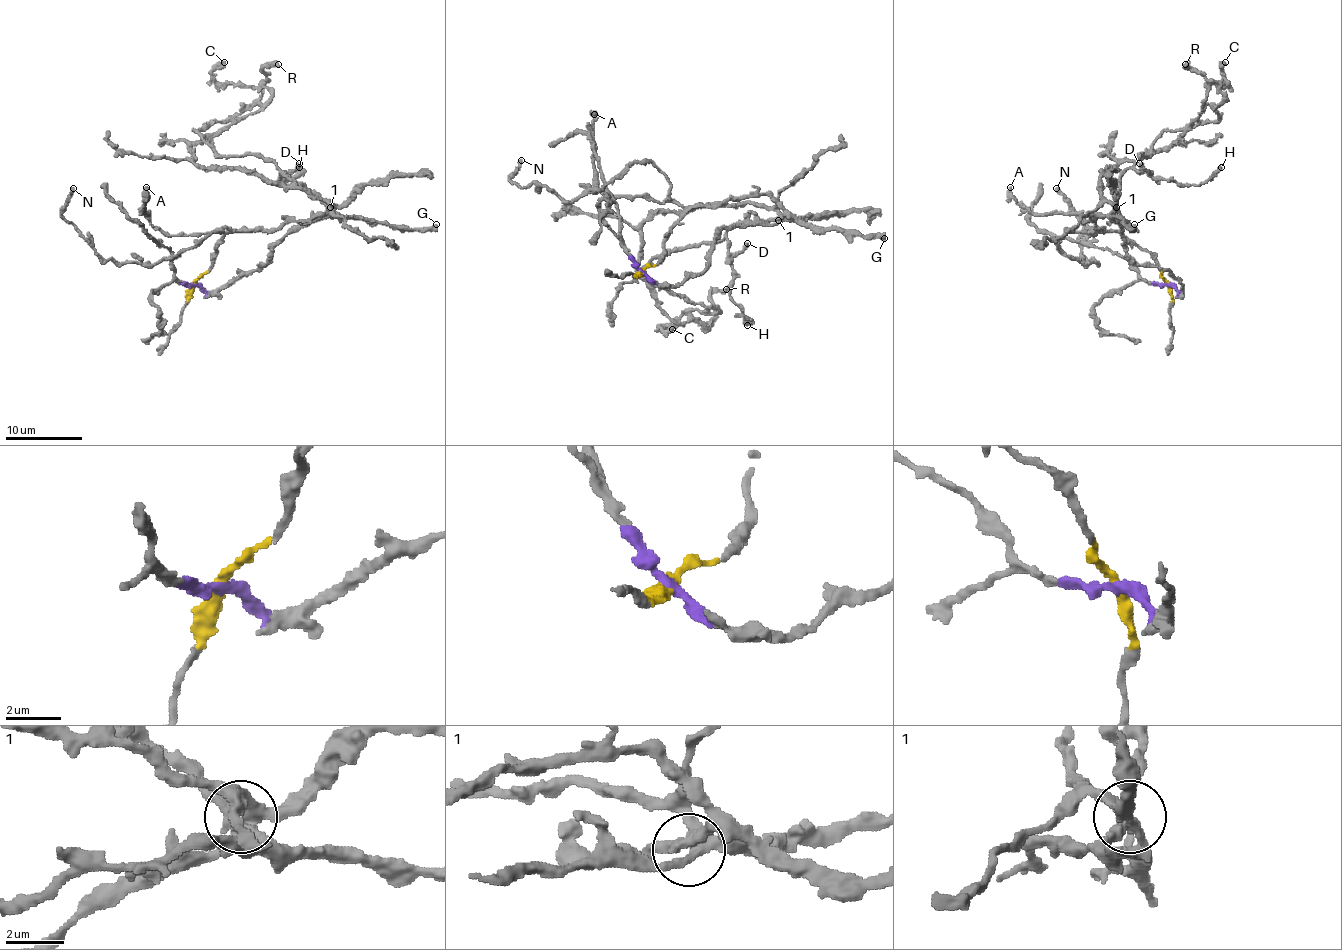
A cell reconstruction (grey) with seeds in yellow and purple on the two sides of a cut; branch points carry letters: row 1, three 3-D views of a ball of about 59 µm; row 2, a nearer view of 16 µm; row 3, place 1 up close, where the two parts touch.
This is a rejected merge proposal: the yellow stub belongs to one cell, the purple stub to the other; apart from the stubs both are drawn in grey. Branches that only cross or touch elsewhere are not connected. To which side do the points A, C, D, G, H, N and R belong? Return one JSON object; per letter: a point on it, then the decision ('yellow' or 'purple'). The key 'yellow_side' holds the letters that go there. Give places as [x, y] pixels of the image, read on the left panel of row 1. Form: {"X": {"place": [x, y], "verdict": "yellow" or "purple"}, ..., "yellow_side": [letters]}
{"A": {"place": [146, 187], "verdict": "yellow"}, "C": {"place": [224, 62], "verdict": "purple"}, "D": {"place": [299, 163], "verdict": "yellow"}, "G": {"place": [436, 224], "verdict": "yellow"}, "H": {"place": [299, 167], "verdict": "yellow"}, "N": {"place": [73, 188], "verdict": "yellow"}, "R": {"place": [278, 64], "verdict": "yellow"}, "yellow_side": ["A", "D", "G", "H", "N", "R"]}

